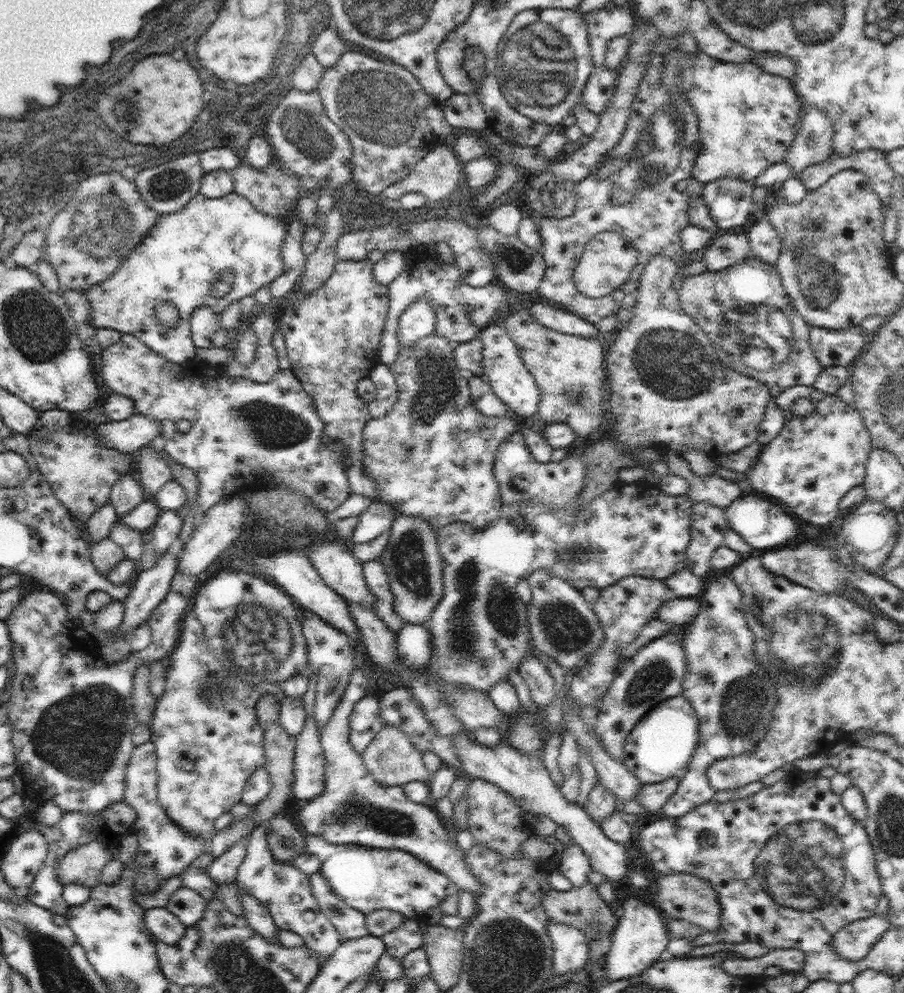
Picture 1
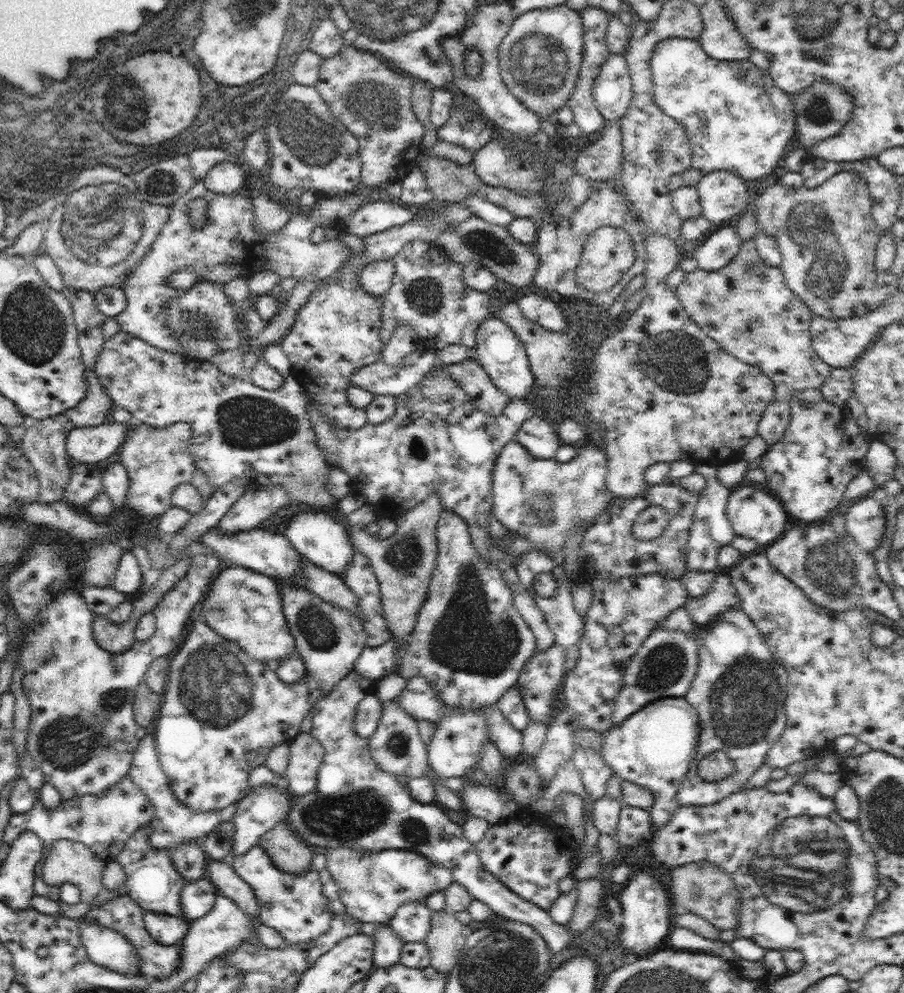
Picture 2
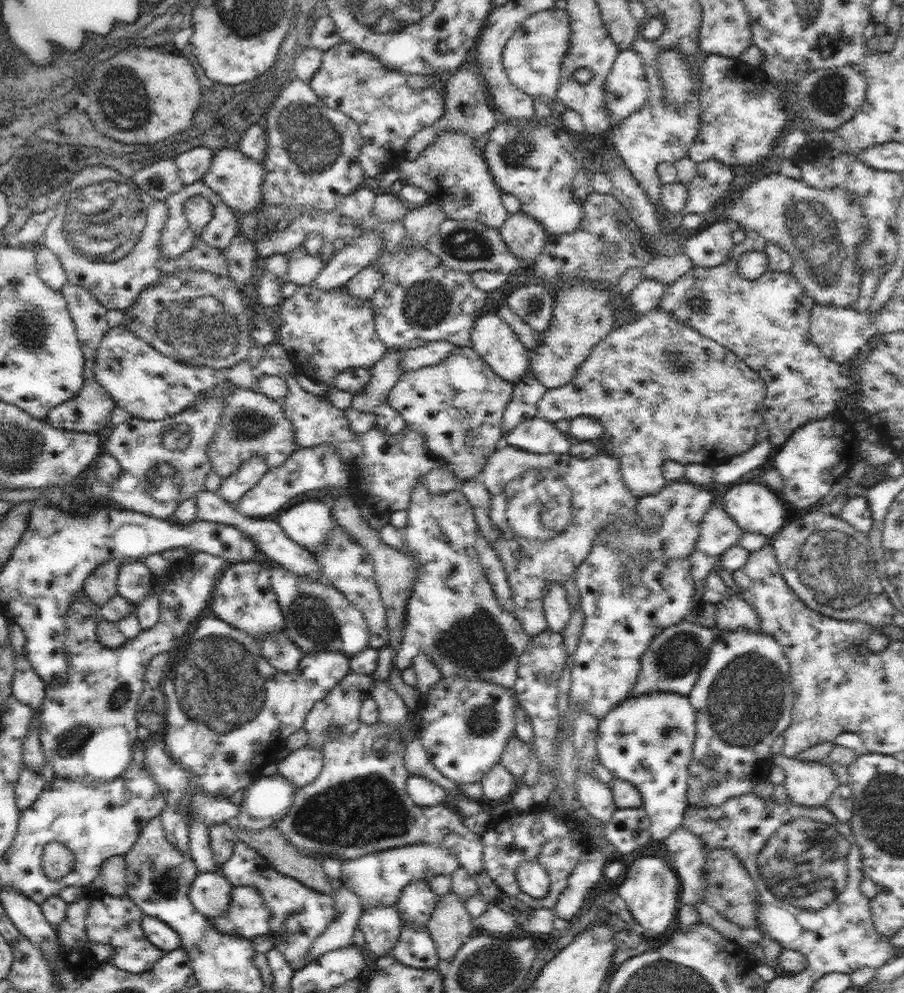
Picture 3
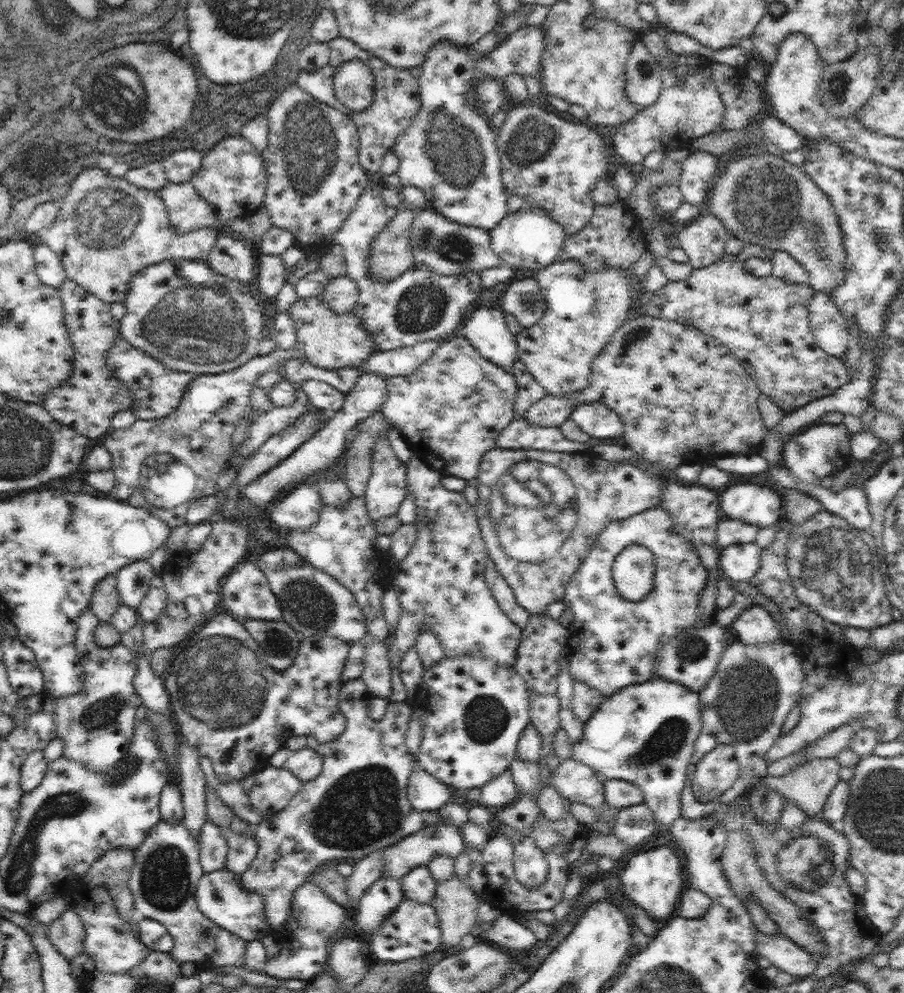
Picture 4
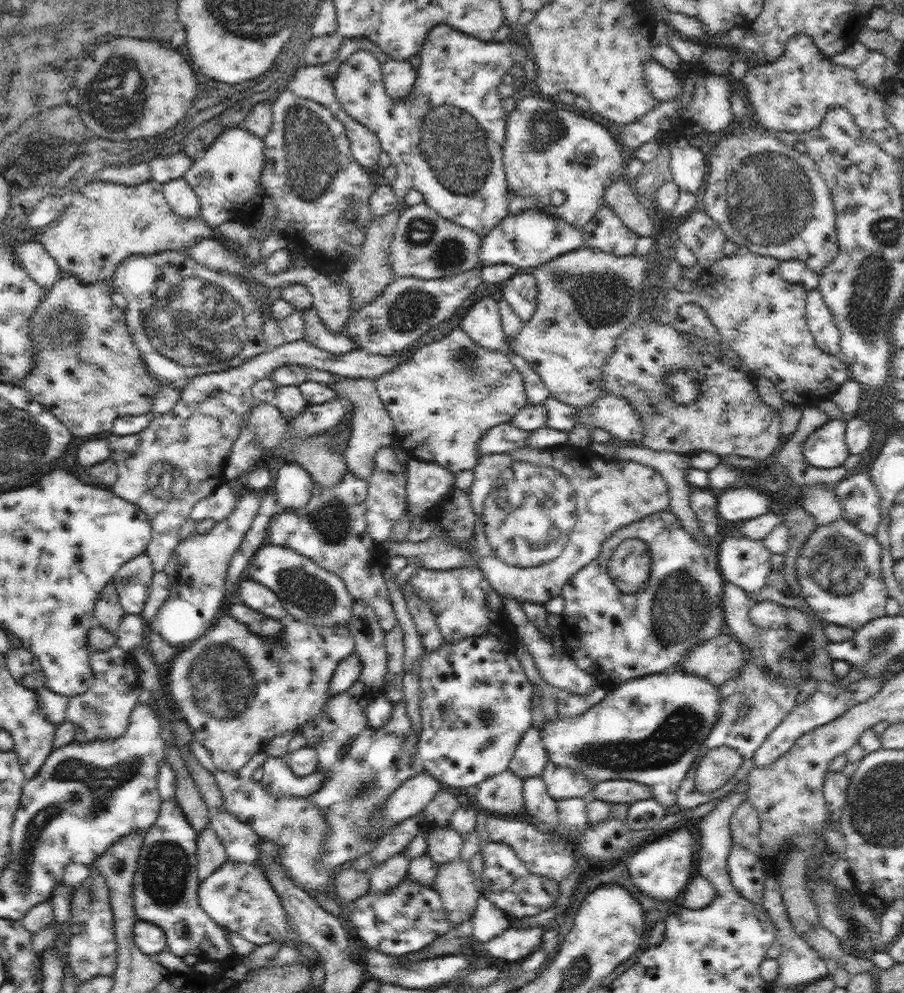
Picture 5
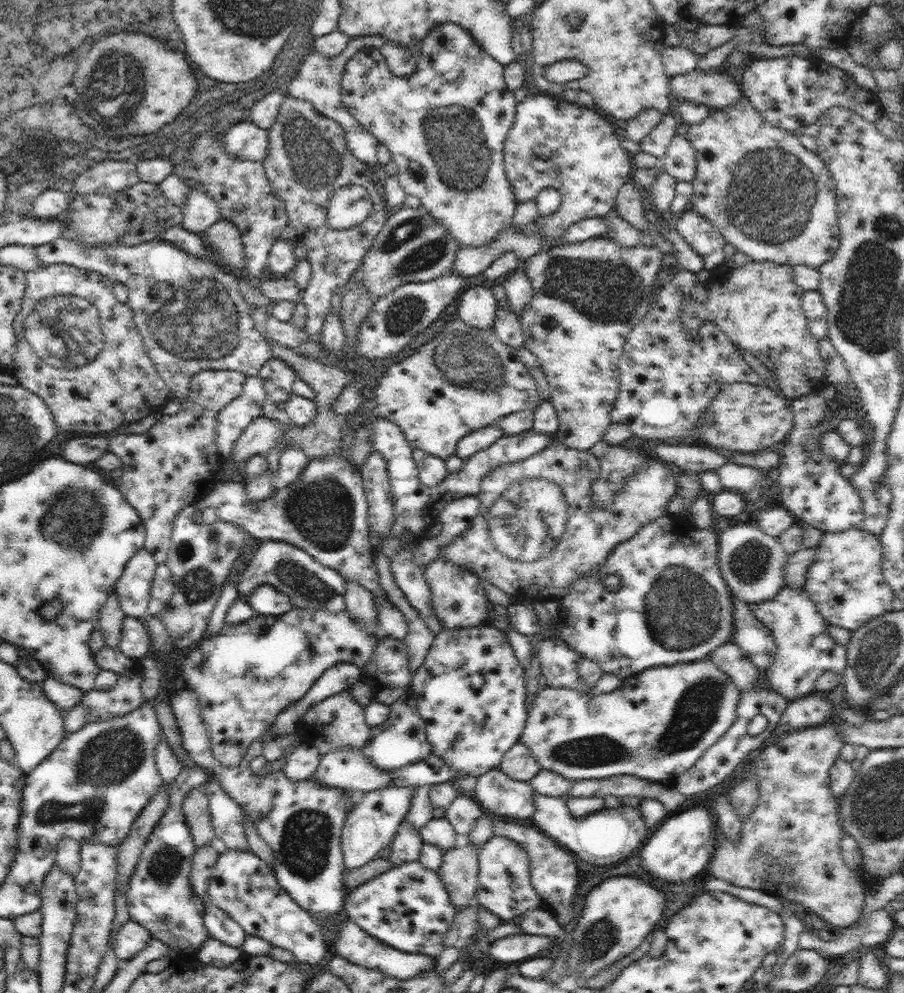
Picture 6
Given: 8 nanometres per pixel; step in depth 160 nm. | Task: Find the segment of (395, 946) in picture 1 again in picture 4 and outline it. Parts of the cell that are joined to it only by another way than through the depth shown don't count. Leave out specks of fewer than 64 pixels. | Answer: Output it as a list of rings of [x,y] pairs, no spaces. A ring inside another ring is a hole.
[[[427,865],[413,868],[400,881],[406,899],[410,899],[418,905],[430,905],[433,902],[437,880],[431,875]]]

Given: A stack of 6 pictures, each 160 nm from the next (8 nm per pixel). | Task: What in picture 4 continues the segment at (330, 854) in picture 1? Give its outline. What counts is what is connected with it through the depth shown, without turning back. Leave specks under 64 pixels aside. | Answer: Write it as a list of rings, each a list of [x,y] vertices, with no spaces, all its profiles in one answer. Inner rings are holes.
[[[441,823],[436,826],[426,827],[416,834],[410,834],[404,837],[384,851],[382,874],[387,874],[387,876],[401,880],[413,868],[428,865],[429,862],[432,862],[434,858],[441,854],[456,859],[462,851],[462,848],[462,836],[460,835],[459,826]]]

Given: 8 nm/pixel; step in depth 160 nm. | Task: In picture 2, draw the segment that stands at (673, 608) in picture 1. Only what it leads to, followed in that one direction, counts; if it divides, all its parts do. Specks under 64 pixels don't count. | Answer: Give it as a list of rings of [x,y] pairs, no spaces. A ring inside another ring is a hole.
[[[718,573],[715,578],[715,585],[705,595],[690,597],[684,604],[690,617],[700,626],[718,622],[729,608],[740,607],[736,587],[729,575]]]

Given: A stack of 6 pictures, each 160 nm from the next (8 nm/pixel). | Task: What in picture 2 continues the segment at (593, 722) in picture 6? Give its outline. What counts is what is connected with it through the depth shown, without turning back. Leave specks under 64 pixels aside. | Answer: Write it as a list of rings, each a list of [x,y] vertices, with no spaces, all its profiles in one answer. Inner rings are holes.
[[[666,697],[643,705],[620,725],[603,733],[602,758],[613,774],[647,788],[654,795],[654,804],[649,810],[653,831],[666,826],[680,808],[678,785],[696,755],[699,732],[697,710],[684,697]]]

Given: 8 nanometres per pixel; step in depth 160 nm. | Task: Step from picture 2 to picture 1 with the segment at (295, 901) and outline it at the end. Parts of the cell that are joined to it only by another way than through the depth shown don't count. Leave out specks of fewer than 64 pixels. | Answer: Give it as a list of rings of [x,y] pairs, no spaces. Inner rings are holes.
[[[266,825],[258,826],[251,832],[235,882],[269,910],[279,930],[291,930],[304,939],[307,949],[315,954],[320,969],[340,946],[340,934],[318,907],[312,895],[310,877],[296,869],[292,862],[277,861],[270,850],[267,835]]]

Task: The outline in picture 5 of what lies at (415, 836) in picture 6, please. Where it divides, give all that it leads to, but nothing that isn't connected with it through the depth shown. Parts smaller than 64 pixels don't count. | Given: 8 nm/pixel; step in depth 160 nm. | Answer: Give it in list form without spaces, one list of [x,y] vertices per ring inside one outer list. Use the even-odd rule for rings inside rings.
[[[405,851],[395,854],[386,862],[368,870],[369,891],[388,892],[407,877],[410,859]]]

